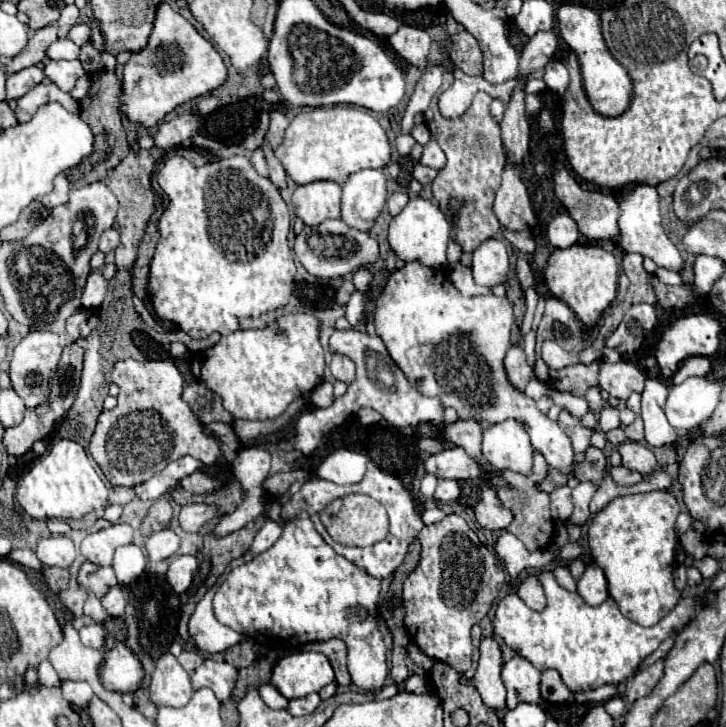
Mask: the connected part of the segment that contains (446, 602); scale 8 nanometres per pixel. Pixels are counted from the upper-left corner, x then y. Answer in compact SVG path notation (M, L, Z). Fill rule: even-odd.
M446 514L440 522L424 526L418 540L422 544L420 564L406 578L402 590L404 626L412 642L426 656L464 674L472 666L474 646L470 640L470 628L488 614L492 602L498 598L504 584L502 564L458 514ZM450 582L452 592L460 594L450 594Z

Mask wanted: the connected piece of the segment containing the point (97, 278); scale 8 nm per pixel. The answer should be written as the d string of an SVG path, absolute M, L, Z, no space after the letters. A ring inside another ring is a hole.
M96 270L88 276L88 282L86 282L86 288L82 292L82 308L86 310L94 310L94 308L100 308L104 296L106 296L106 286L108 282L104 280L104 276Z

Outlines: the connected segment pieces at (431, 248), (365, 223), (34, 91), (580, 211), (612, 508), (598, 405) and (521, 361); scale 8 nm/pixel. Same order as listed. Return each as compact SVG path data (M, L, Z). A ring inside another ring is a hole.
M412 198L406 208L392 218L390 228L388 228L388 242L390 248L398 258L404 262L420 262L430 268L444 268L448 266L446 262L446 246L452 238L452 226L446 220L444 212L430 200L426 198Z
M360 170L342 186L342 220L350 228L368 232L386 204L384 170Z
M36 84L18 100L18 106L16 106L18 122L28 122L42 104L48 104L52 100L64 104L68 110L78 108L78 102L70 94L62 92L56 84Z
M554 160L554 194L556 194L558 200L566 206L566 210L570 212L570 216L576 220L580 232L582 232L588 240L618 238L616 220L618 220L618 216L620 216L620 208L618 208L618 202L616 202L615 196L585 190L566 172L566 168L564 168L558 160Z
M654 490L612 500L588 524L592 560L596 560L606 574L610 598L620 604L624 616L642 626L656 624L680 600L680 592L672 580L678 546L674 530L678 512L680 506L670 492Z
M590 388L584 398L586 398L586 402L588 402L592 412L598 412L598 410L602 410L606 406L606 402L600 398L600 390L598 388Z
M512 346L508 352L506 352L506 358L504 358L504 370L506 370L506 376L510 380L510 384L524 392L528 380L534 376L532 374L532 368L528 366L526 362L526 356L524 356L524 350L522 346Z

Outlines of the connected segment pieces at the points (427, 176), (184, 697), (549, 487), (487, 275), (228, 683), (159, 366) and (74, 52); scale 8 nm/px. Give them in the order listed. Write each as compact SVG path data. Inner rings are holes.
M414 164L414 178L420 182L420 184L430 184L432 182L432 168L428 166L422 166L422 164Z
M168 652L156 662L156 670L150 680L150 700L156 706L186 706L194 690L190 686L188 672Z
M550 470L550 472L548 472L548 476L546 476L546 480L544 480L542 484L538 484L538 488L540 488L540 490L546 490L546 492L552 492L554 488L558 488L558 486L564 486L568 478L570 478L568 474L562 474L562 472Z
M490 238L482 242L472 254L474 282L486 288L502 284L510 270L510 258L502 240Z
M208 658L202 662L202 666L198 666L194 670L192 686L194 686L194 690L210 688L210 690L214 690L214 694L220 702L226 702L232 696L236 676L238 676L238 670L232 664Z
M120 360L112 370L112 382L120 388L118 406L100 414L90 440L90 452L112 484L136 486L146 482L156 472L164 470L168 462L184 454L202 460L202 468L192 476L182 478L182 488L202 494L212 492L224 484L226 472L224 468L216 466L216 456L220 456L218 444L212 440L212 436L204 436L204 428L200 428L200 422L208 424L208 420L224 420L226 424L232 422L232 416L224 410L220 396L204 388L200 382L188 384L182 392L184 380L172 360Z
M56 40L50 46L50 52L48 54L50 54L52 60L58 60L58 58L74 60L74 58L78 58L78 52L80 52L80 48L74 42L70 42L70 40Z

